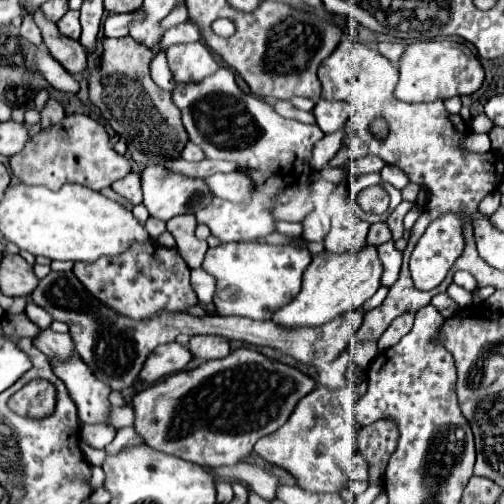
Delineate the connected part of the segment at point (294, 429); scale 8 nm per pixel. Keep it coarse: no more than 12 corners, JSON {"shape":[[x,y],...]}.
{"shape":[[319,386],[255,444],[305,492],[341,492],[361,426]]}

